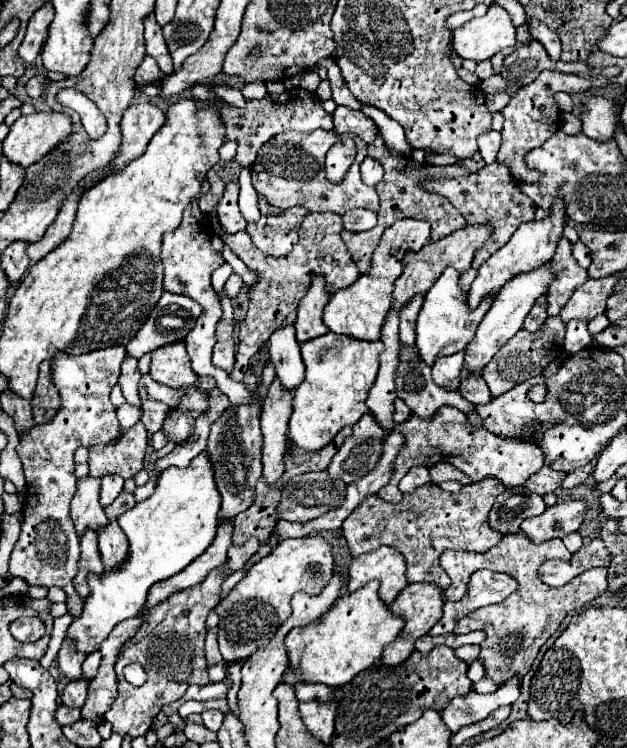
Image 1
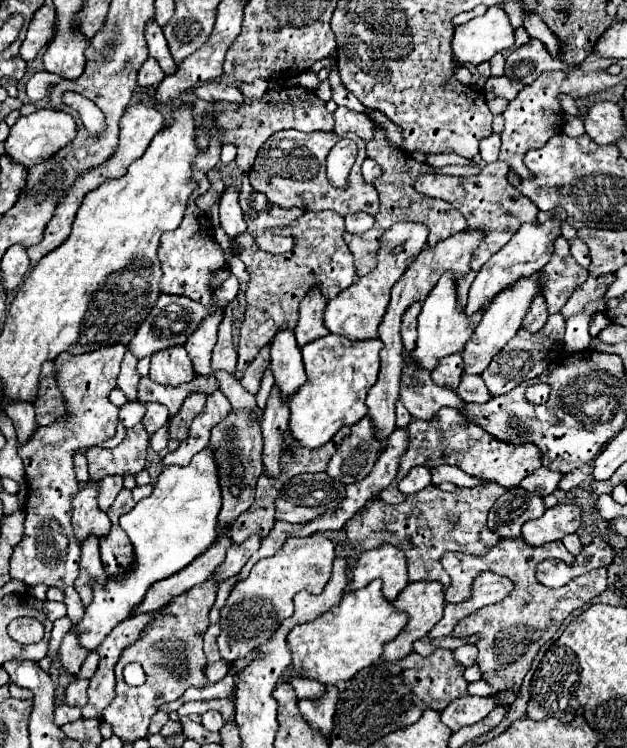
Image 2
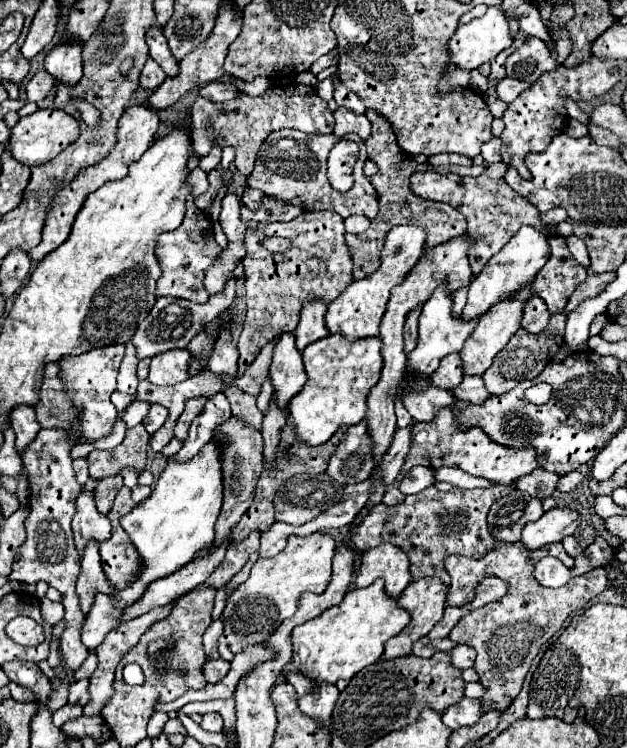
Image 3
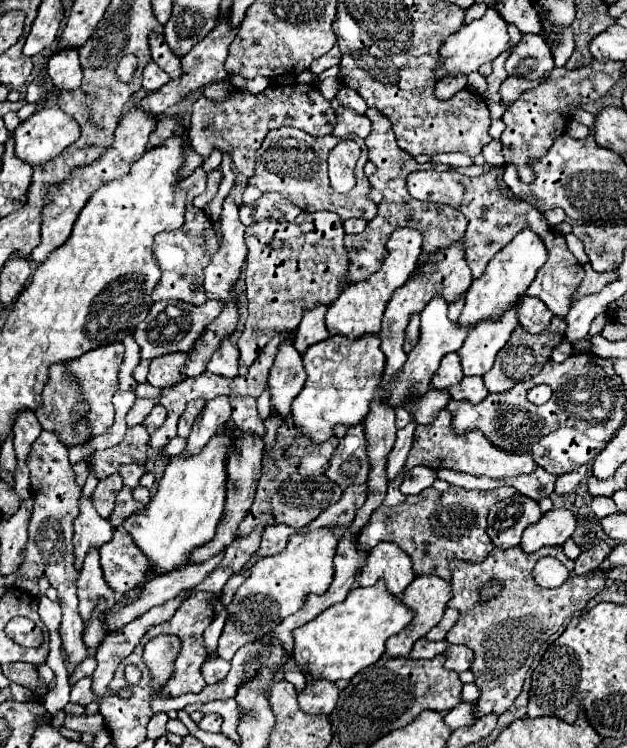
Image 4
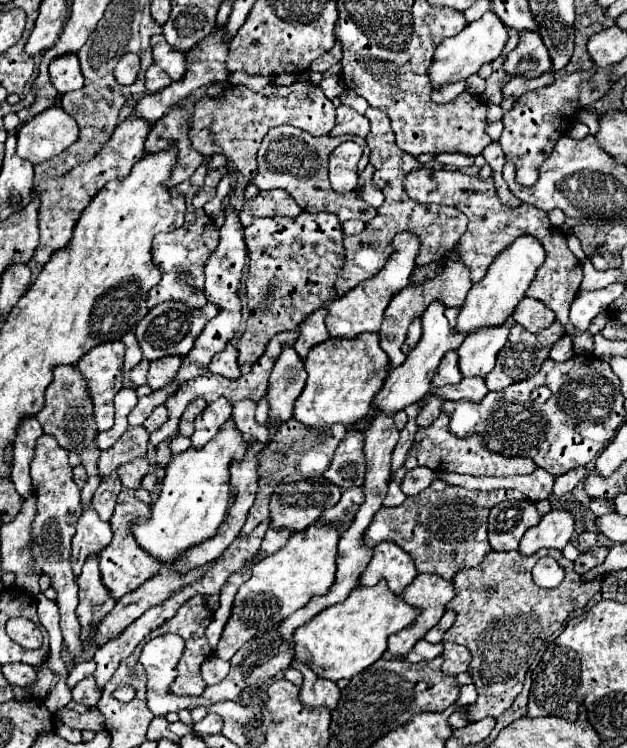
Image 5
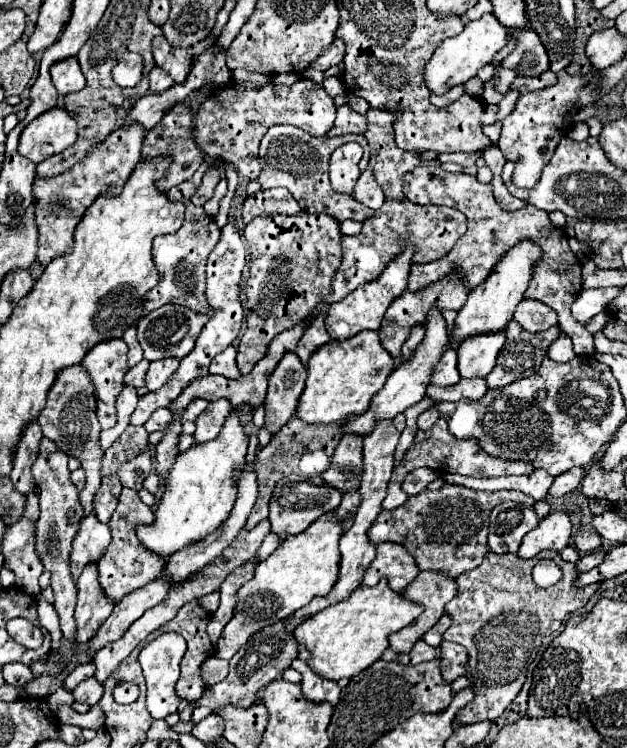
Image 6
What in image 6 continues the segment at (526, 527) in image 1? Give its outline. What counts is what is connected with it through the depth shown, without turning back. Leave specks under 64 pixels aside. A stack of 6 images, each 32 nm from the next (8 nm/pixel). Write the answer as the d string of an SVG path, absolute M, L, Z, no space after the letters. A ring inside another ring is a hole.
M550 512L546 518L540 520L540 524L528 532L520 544L518 554L522 558L532 558L540 550L562 550L570 544L572 538L572 522L570 516L564 512Z

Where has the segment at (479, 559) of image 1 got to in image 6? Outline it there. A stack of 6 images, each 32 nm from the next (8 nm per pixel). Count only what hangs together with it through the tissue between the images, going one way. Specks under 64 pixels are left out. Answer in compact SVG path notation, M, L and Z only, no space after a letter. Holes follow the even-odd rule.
M544 550L532 560L524 560L516 552L510 552L508 556L488 552L478 568L462 572L462 576L456 578L458 594L446 604L446 612L452 616L452 626L444 632L444 640L462 644L468 650L470 660L466 676L470 676L476 692L474 702L458 712L460 722L474 724L480 720L496 720L512 704L522 690L526 670L538 654L542 640L556 632L568 614L586 606L600 586L588 584L584 588L576 588L576 574L574 564L562 560L560 552ZM548 556L554 556L564 576L550 588L538 588L532 582L530 572L540 558Z

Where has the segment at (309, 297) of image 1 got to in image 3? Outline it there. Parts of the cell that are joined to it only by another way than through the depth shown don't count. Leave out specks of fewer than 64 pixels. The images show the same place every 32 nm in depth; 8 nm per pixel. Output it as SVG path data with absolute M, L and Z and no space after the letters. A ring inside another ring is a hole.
M320 298L304 302L304 308L300 310L298 328L294 330L298 350L302 350L304 346L308 346L320 338L326 338L330 334L324 324L324 314L326 314L326 304Z

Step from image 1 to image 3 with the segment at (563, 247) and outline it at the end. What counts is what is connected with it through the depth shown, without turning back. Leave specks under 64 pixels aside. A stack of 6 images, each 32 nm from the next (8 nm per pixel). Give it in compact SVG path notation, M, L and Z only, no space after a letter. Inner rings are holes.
M552 236L550 248L550 260L536 274L536 282L532 288L534 294L538 294L548 304L550 314L556 314L564 310L568 298L572 296L576 286L586 280L588 272L572 258L562 236Z

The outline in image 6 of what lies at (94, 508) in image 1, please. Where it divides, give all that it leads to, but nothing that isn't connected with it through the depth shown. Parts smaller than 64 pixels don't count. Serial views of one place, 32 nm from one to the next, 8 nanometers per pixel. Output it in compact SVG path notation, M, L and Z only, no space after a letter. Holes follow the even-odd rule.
M94 512L82 516L82 520L78 524L78 534L72 540L72 554L70 554L74 580L78 580L82 568L88 562L100 560L100 556L104 554L104 550L110 544L110 538L112 538L110 528L104 522L96 520Z

